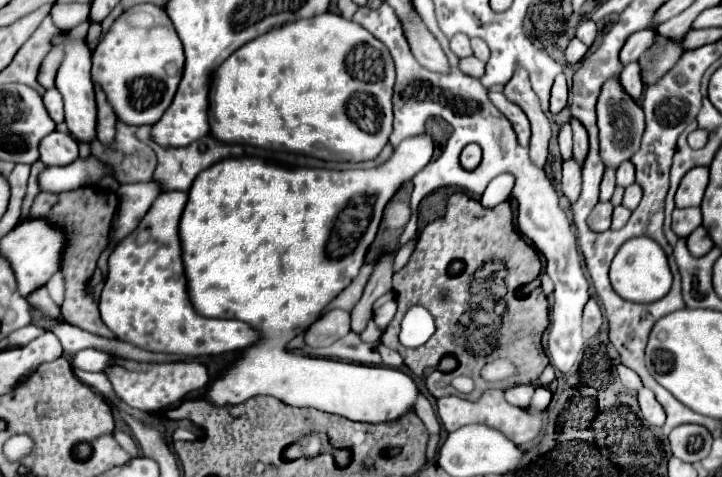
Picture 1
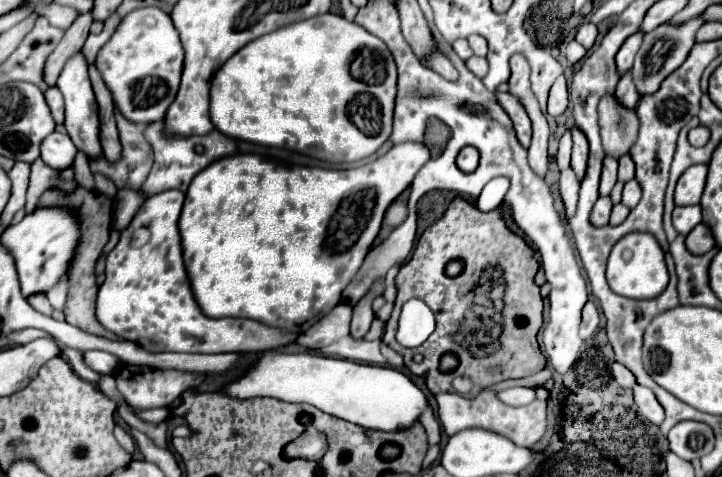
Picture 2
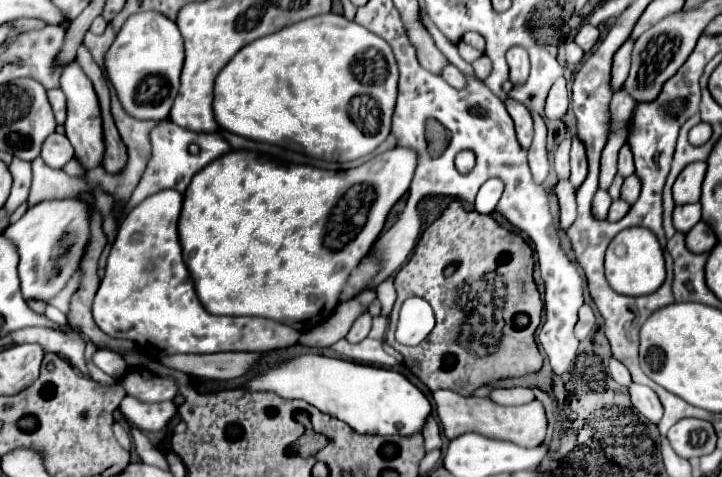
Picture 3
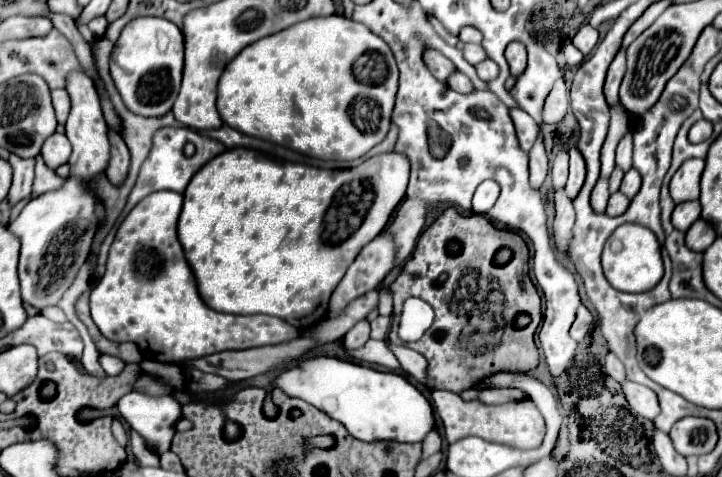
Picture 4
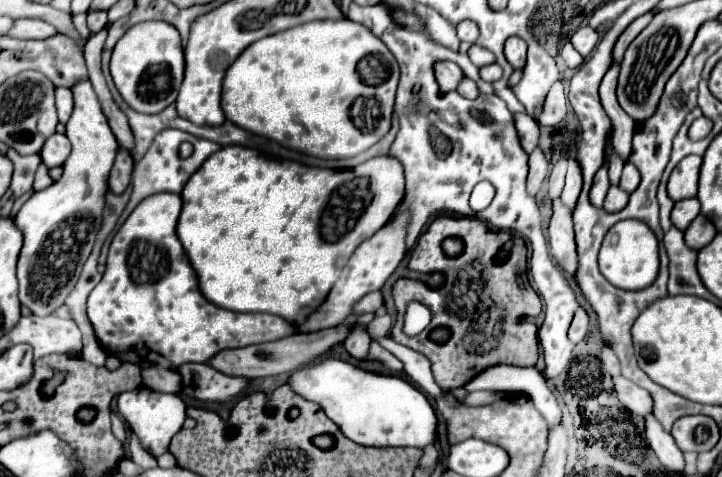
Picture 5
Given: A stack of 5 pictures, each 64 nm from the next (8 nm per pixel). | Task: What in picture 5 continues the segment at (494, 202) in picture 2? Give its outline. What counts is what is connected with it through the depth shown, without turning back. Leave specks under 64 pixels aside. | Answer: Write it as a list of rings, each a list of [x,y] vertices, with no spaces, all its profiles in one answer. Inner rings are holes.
[[[480,182],[480,184],[476,184],[476,188],[470,196],[470,208],[474,212],[482,212],[484,208],[490,206],[494,196],[496,196],[496,188],[490,182]]]

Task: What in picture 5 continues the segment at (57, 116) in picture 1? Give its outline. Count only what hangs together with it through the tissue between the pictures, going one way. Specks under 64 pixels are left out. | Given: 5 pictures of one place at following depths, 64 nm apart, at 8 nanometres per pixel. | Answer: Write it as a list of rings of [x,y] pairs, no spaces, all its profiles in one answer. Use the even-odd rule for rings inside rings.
[[[56,88],[56,110],[58,110],[58,120],[62,124],[68,122],[72,114],[72,92],[70,88]]]

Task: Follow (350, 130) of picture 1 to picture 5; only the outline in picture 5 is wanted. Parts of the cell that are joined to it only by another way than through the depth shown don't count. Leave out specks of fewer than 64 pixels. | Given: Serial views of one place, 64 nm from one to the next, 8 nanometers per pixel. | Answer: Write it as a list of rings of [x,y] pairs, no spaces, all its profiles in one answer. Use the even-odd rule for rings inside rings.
[[[348,18],[316,20],[316,22],[306,22],[290,30],[266,36],[258,40],[256,44],[250,44],[236,58],[236,62],[226,70],[226,76],[222,82],[222,88],[224,88],[222,104],[224,104],[226,120],[258,136],[268,136],[270,140],[276,140],[276,142],[286,140],[286,148],[298,148],[300,152],[310,156],[320,154],[318,158],[334,158],[334,160],[352,158],[368,150],[370,146],[374,146],[390,130],[398,76],[400,76],[400,70],[398,70],[396,58],[386,48],[386,44],[380,38],[376,38],[366,26],[356,24]],[[368,54],[378,54],[386,60],[384,76],[380,74],[378,86],[364,84],[360,74],[356,72],[358,62]],[[356,98],[376,100],[376,118],[374,118],[374,112],[370,114],[370,118],[364,116],[362,126],[356,126],[352,118],[352,106]]]

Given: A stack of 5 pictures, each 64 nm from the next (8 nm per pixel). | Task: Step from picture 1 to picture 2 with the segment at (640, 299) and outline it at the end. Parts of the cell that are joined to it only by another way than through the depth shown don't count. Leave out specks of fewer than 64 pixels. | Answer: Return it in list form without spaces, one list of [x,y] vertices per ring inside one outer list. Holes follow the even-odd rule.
[[[628,234],[622,240],[618,240],[618,244],[612,248],[612,254],[608,258],[608,270],[606,270],[606,278],[610,288],[626,298],[632,300],[650,300],[650,298],[658,298],[668,282],[668,268],[664,262],[664,252],[660,248],[660,244],[656,242],[654,236],[648,234]]]

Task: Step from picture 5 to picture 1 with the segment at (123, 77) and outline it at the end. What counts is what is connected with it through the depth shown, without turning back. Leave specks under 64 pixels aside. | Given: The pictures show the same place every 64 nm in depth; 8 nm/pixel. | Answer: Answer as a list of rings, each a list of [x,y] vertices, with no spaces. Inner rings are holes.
[[[136,4],[124,10],[92,54],[92,82],[104,90],[118,120],[130,126],[152,126],[162,118],[174,100],[182,70],[182,42],[166,10],[156,4]]]

